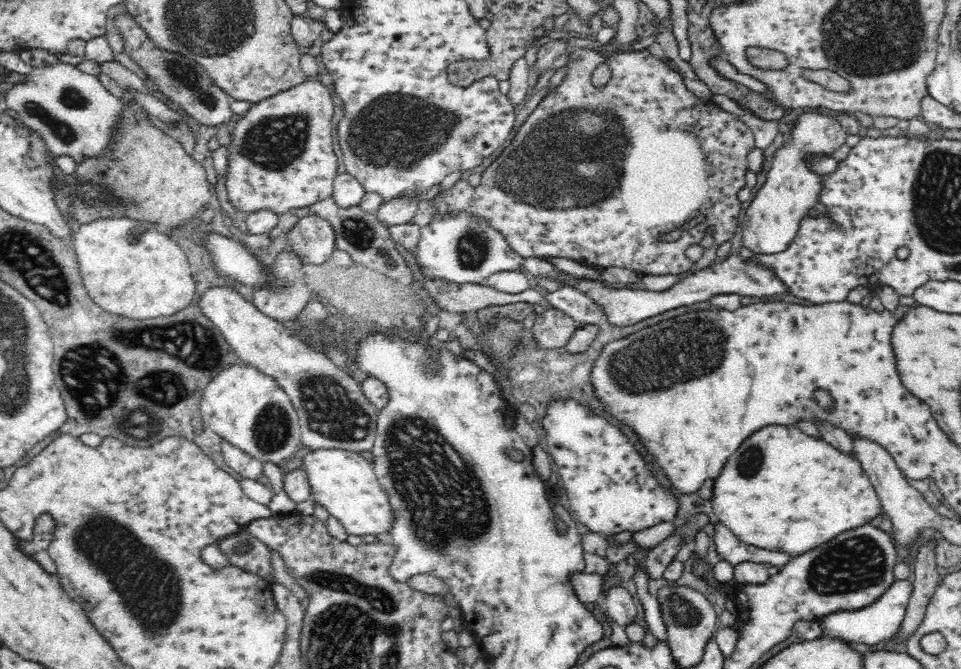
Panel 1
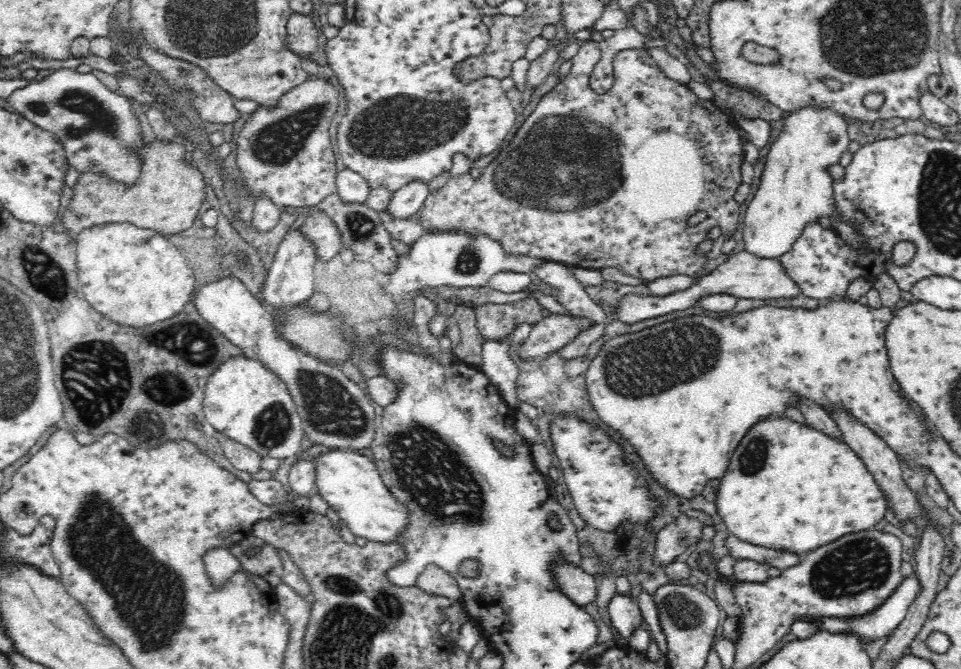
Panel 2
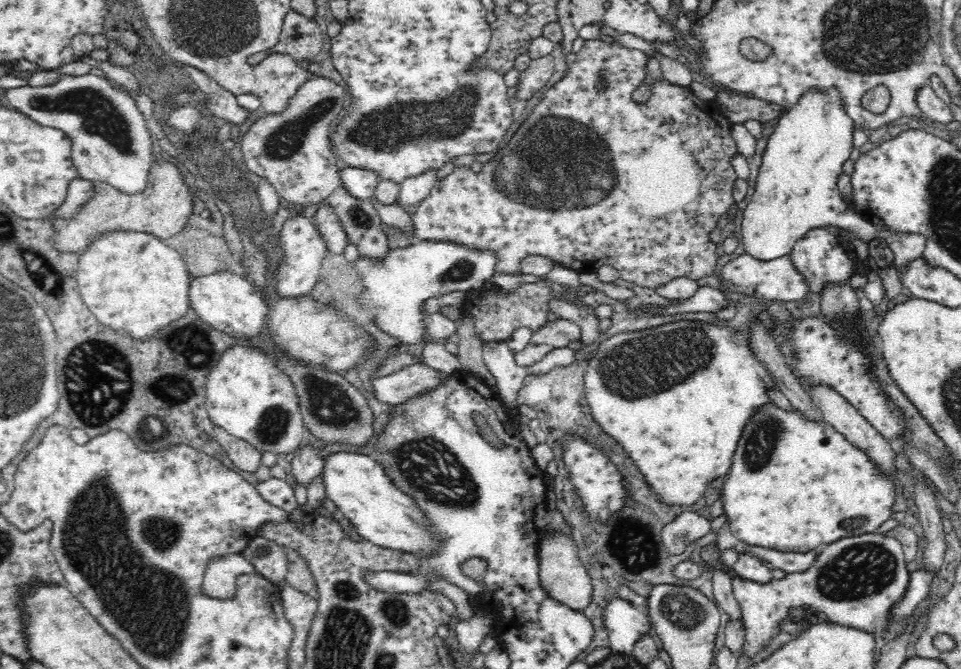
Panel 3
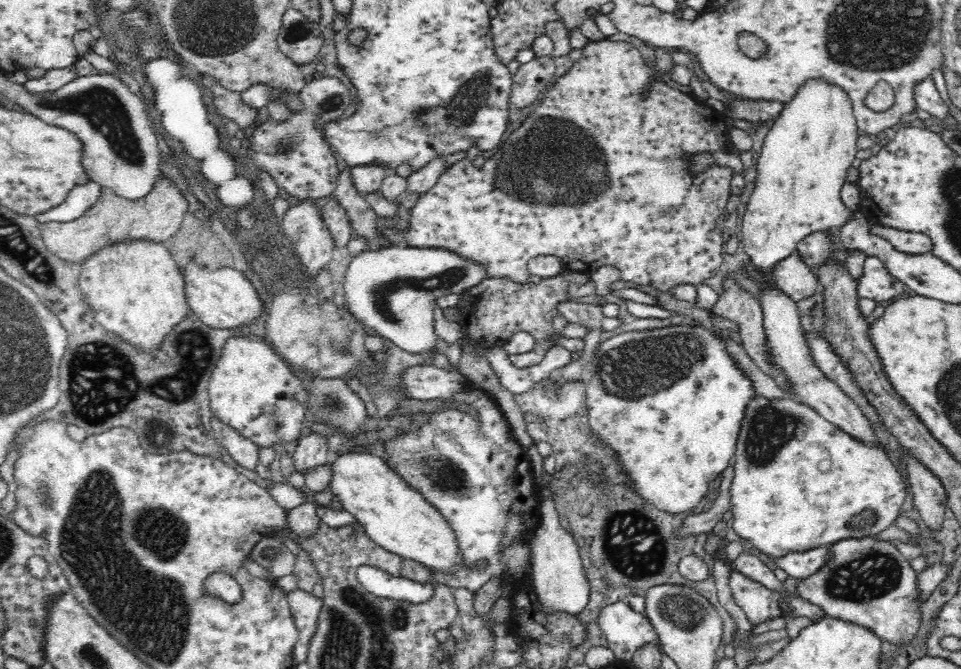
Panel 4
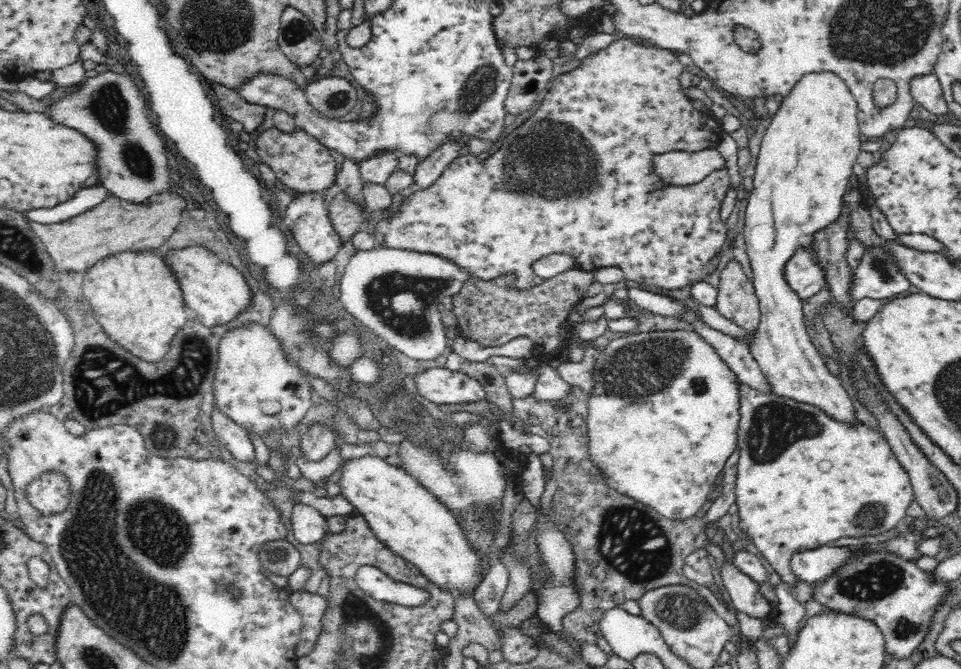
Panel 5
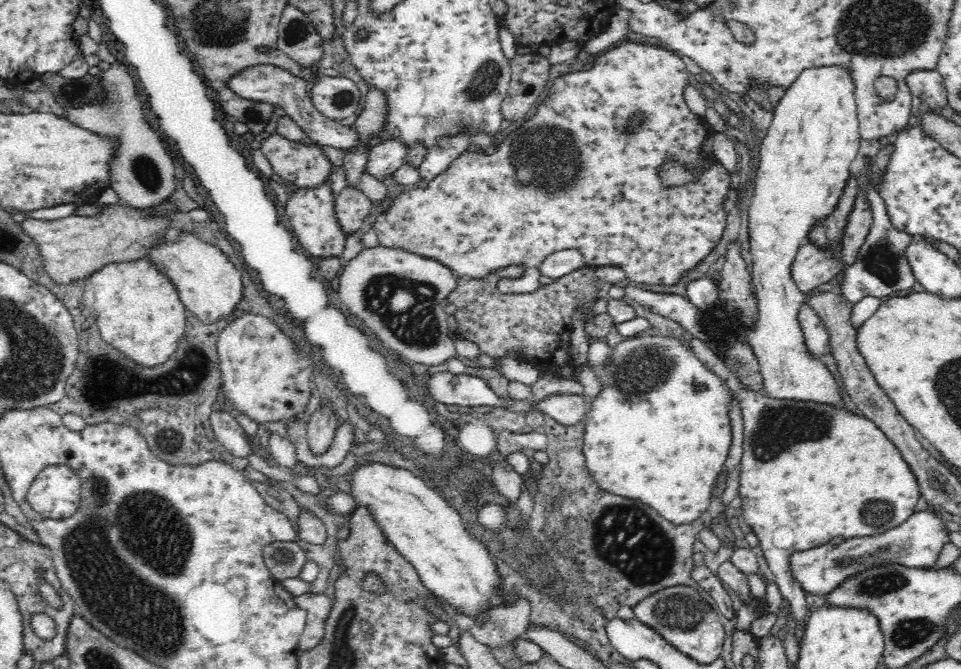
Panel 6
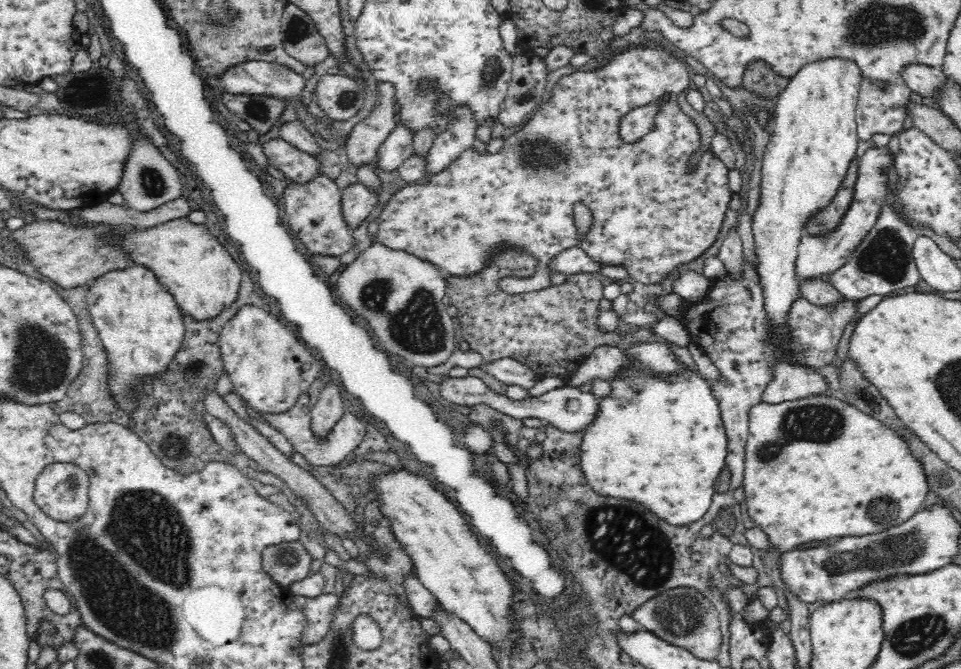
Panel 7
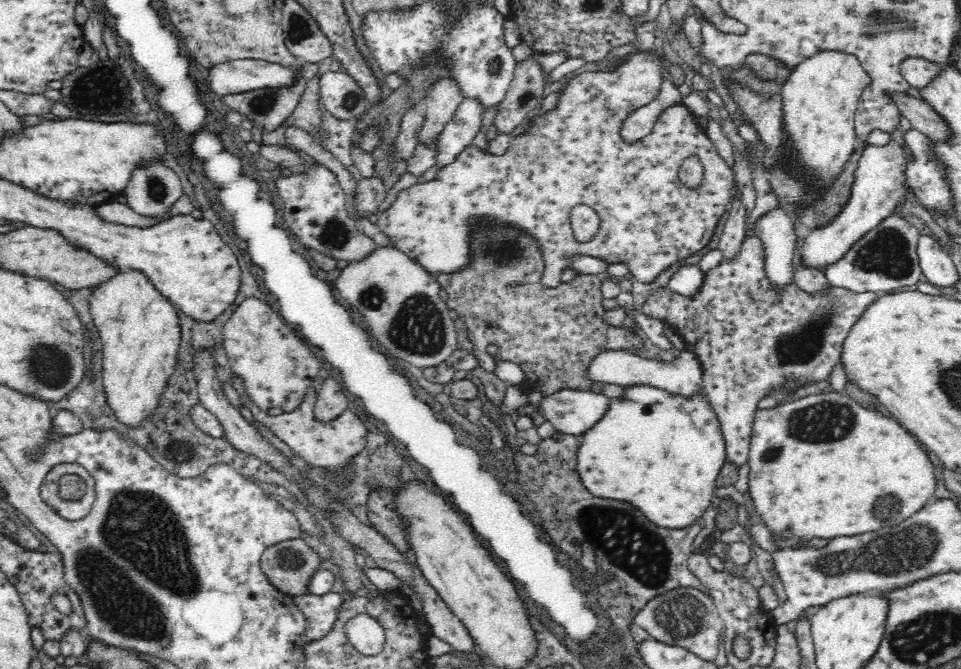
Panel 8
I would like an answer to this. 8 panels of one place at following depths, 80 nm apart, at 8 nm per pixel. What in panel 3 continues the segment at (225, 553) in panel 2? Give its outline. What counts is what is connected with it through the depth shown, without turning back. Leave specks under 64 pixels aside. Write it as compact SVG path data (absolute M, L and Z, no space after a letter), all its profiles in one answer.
M242 554L212 558L203 576L202 594L220 600L234 600L236 580L243 574L257 575L256 567Z

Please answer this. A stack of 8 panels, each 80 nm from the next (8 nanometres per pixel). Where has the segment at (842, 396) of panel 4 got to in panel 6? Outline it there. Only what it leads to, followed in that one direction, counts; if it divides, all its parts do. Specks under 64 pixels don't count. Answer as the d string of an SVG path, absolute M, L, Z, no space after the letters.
M838 64L834 66L806 67L795 78L795 81L791 82L790 86L787 86L782 98L779 98L778 104L772 108L773 120L759 148L760 166L757 171L757 176L755 177L756 187L753 190L753 196L751 198L747 231L749 252L752 261L751 282L754 290L756 290L756 295L758 295L759 320L756 322L756 330L750 332L750 334L746 336L746 341L752 343L752 349L754 349L756 357L758 357L758 361L760 361L760 369L762 369L762 376L764 376L764 395L771 398L771 400L826 401L826 403L836 403L836 405L842 405L842 407L844 407L842 395L840 395L840 390L836 384L834 374L821 360L816 360L816 358L809 356L809 352L807 352L805 346L803 346L803 336L802 333L799 332L797 323L797 312L798 307L804 302L805 294L798 289L797 283L793 281L791 268L792 262L794 262L798 249L800 248L800 244L802 244L802 238L810 232L811 226L814 226L814 223L817 223L819 220L824 220L824 218L834 210L834 207L838 204L839 196L848 182L848 178L850 178L853 169L860 161L859 150L862 139L859 135L855 92L856 85L854 85L854 77L852 77L852 71L850 71L850 69L838 66Z

